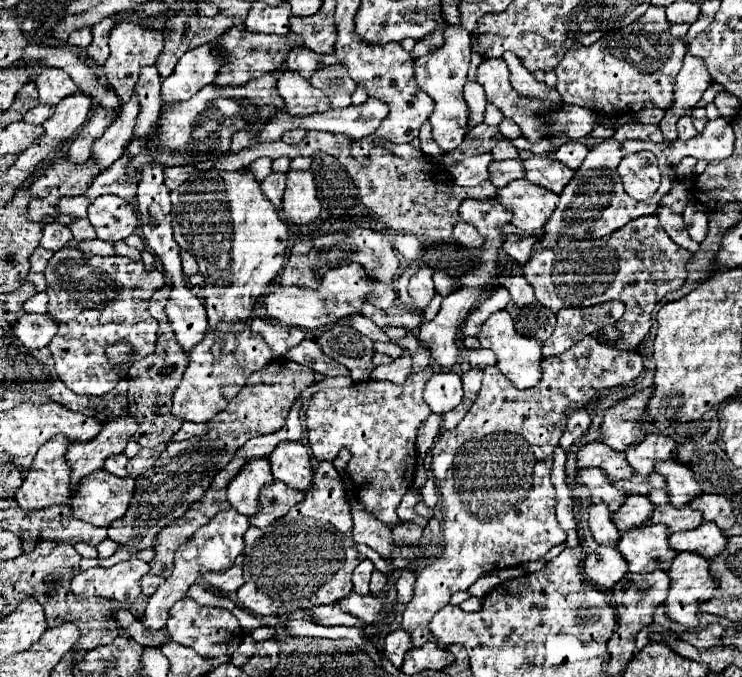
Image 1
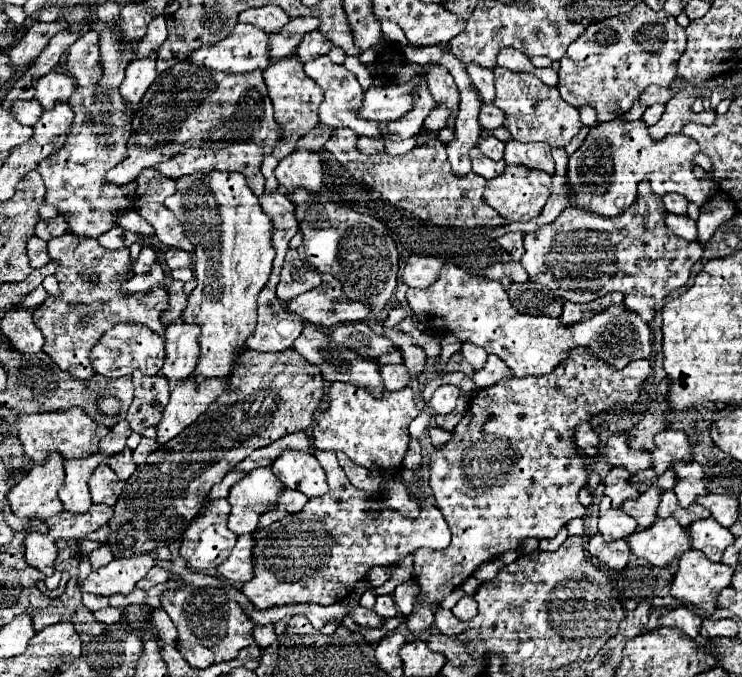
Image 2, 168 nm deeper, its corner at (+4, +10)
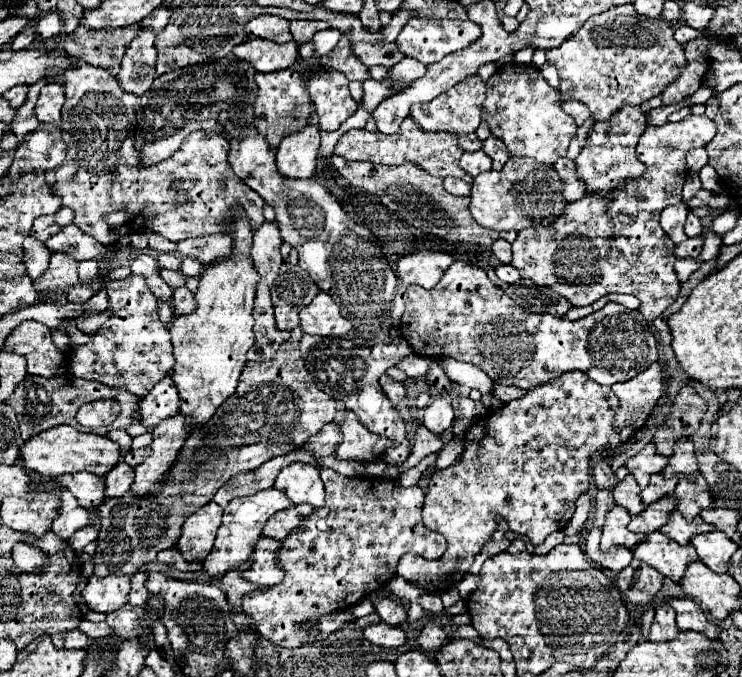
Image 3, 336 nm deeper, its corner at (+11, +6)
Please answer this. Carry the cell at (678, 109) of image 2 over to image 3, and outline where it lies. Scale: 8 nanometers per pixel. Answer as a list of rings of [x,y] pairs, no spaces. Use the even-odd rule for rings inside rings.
[[[705,114],[689,115],[683,122],[647,126],[639,144],[637,158],[645,164],[645,172],[637,180],[619,184],[605,198],[601,194],[587,192],[581,200],[571,202],[569,216],[561,216],[551,228],[525,228],[513,242],[513,266],[519,270],[521,278],[533,280],[537,286],[549,286],[561,296],[565,296],[573,306],[589,306],[607,294],[633,294],[641,300],[639,312],[647,322],[663,314],[679,294],[679,280],[673,270],[673,242],[665,236],[659,214],[665,206],[681,202],[681,190],[687,180],[685,152],[705,146],[715,136],[715,124]]]

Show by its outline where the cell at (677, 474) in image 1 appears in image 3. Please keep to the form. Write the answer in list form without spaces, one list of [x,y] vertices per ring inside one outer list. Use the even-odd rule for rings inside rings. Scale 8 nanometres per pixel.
[[[701,474],[695,476],[695,482],[689,482],[689,480],[683,478],[683,480],[677,484],[677,488],[675,488],[675,496],[677,496],[677,500],[679,500],[677,510],[679,510],[685,518],[689,518],[689,520],[697,518],[703,510],[707,510],[707,508],[713,506],[713,504],[711,504],[713,498],[711,498],[709,486],[707,486],[707,482],[705,482],[705,478],[703,478]]]

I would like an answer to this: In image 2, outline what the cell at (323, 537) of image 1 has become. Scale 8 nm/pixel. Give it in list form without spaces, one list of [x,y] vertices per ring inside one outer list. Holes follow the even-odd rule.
[[[316,450],[314,456],[328,476],[328,486],[330,486],[328,494],[320,498],[310,498],[300,512],[286,516],[286,520],[274,522],[266,528],[258,528],[256,532],[252,532],[254,536],[254,550],[252,550],[254,578],[242,584],[242,592],[256,608],[268,608],[274,604],[278,606],[296,604],[296,602],[314,602],[322,606],[336,604],[350,596],[356,580],[366,578],[372,566],[390,566],[390,564],[400,562],[406,554],[412,554],[418,548],[442,550],[450,544],[450,528],[442,512],[432,502],[422,500],[420,516],[416,520],[406,518],[386,508],[382,502],[368,502],[368,494],[350,484],[350,480],[346,478],[332,450]],[[366,510],[380,510],[380,516],[378,518],[366,516],[364,514]]]

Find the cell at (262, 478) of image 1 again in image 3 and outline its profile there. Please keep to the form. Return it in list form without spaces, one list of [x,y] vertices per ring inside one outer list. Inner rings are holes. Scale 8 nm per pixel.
[[[267,488],[267,490],[261,490],[257,492],[255,496],[243,496],[243,498],[235,498],[229,502],[229,506],[225,508],[225,514],[223,514],[223,524],[217,532],[217,540],[215,540],[215,548],[213,552],[203,560],[203,568],[209,576],[223,576],[225,572],[233,570],[233,568],[239,568],[247,556],[253,552],[257,540],[259,540],[259,534],[261,534],[261,528],[265,526],[265,522],[275,514],[275,512],[281,512],[281,510],[287,510],[287,508],[293,508],[293,502],[279,490],[275,488]]]

